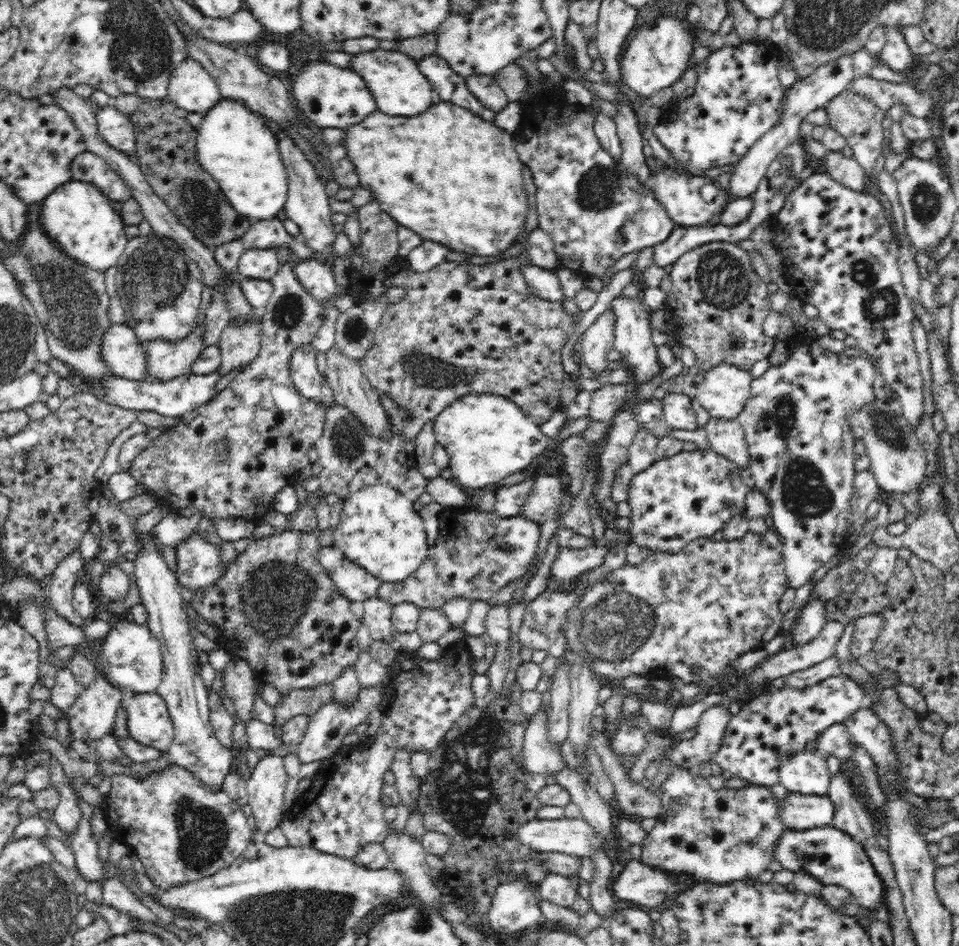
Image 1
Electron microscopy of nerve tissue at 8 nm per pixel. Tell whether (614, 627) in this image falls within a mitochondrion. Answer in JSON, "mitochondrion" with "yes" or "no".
{"mitochondrion":"yes"}

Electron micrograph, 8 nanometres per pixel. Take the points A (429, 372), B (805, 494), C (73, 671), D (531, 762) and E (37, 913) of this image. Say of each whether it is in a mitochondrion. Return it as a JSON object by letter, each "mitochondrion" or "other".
{"A":"mitochondrion","B":"mitochondrion","C":"other","D":"other","E":"mitochondrion"}

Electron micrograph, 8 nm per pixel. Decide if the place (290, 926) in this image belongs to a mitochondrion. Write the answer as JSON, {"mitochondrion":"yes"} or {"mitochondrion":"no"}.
{"mitochondrion":"yes"}

